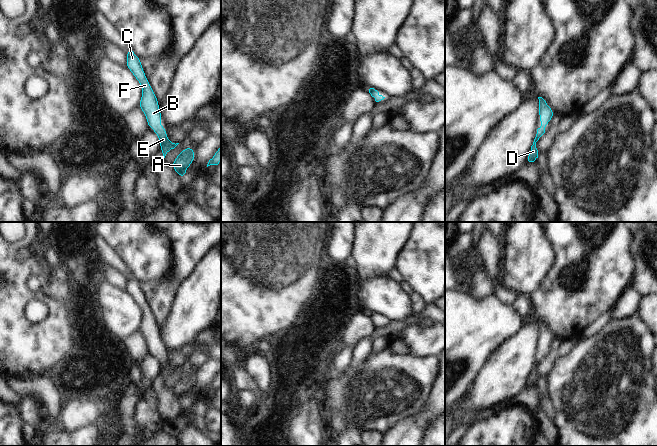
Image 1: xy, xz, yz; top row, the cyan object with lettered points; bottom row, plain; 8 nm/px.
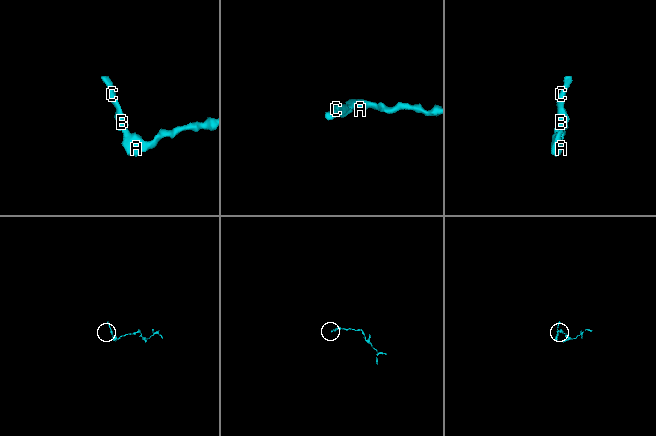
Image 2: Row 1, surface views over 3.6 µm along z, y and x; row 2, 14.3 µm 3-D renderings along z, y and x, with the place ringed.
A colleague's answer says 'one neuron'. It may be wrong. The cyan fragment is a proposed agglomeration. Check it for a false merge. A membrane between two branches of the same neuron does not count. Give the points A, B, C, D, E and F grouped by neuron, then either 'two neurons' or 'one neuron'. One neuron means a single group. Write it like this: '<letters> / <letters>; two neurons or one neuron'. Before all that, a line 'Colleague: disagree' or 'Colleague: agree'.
Colleague: agree
A B C D E F; one neuron

